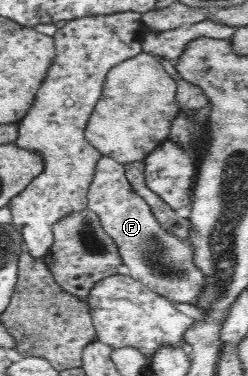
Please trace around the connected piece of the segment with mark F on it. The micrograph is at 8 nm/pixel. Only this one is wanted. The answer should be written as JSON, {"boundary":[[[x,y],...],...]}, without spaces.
{"boundary":[[[105,155],[99,157],[92,183],[88,188],[88,209],[97,214],[103,230],[113,239],[113,242],[116,242],[122,264],[129,268],[131,277],[143,282],[149,290],[165,299],[197,306],[200,295],[204,294],[205,277],[203,271],[197,268],[193,261],[195,258],[193,245],[184,239],[178,239],[159,224],[151,212],[151,201],[137,195],[126,177],[125,167],[114,158]]]}

